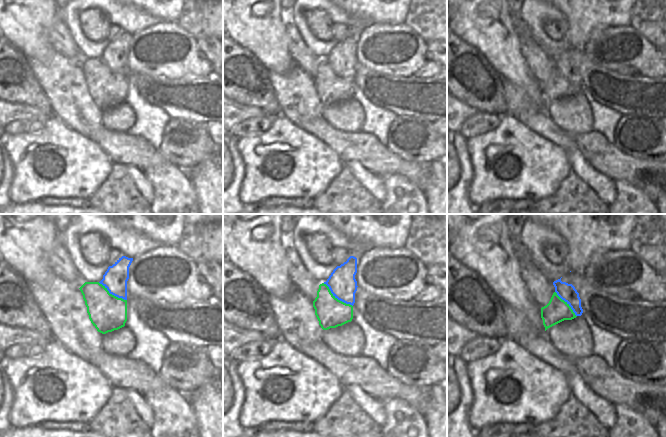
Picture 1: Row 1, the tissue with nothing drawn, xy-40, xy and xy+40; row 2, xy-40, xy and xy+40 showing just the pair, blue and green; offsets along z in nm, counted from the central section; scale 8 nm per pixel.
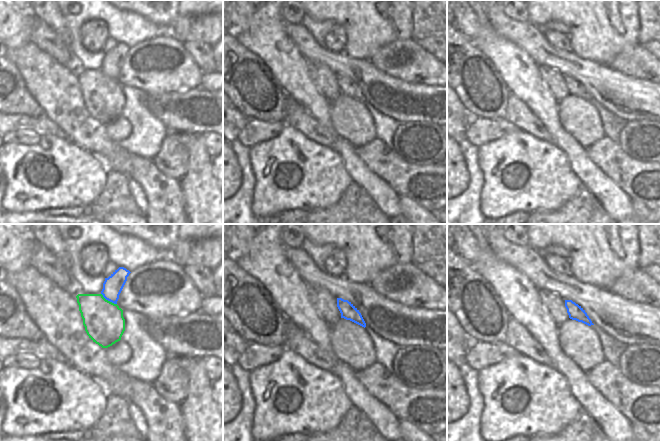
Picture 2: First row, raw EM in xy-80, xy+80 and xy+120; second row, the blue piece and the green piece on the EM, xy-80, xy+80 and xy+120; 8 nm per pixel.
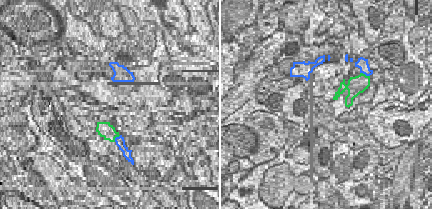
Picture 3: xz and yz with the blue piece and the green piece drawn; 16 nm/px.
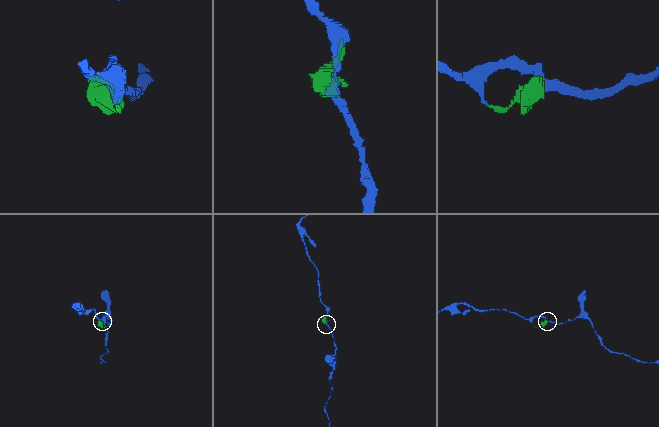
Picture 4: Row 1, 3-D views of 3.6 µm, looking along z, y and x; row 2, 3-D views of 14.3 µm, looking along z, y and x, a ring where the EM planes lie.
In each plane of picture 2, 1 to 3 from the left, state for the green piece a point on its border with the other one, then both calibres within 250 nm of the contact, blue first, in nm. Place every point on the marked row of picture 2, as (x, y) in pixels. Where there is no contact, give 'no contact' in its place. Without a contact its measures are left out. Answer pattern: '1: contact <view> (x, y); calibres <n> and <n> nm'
1: contact xy-80 (108, 300); calibres 160 and 320 nm
2: no contact
3: no contact

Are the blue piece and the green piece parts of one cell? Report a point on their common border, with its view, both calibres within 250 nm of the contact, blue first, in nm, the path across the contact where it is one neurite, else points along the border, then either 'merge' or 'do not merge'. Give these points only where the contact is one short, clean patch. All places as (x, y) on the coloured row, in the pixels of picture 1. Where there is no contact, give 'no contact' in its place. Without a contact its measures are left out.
contact xy (337, 298); calibres 220 and 240 nm; merge

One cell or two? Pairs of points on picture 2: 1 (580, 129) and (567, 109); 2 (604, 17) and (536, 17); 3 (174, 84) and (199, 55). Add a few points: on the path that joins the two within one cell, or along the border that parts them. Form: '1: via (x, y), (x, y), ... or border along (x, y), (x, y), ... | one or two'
1: via (580, 124), (572, 114) | one
2: via (587, 12), (553, 12) | one
3: border along (182, 42), (194, 62), (204, 72) | two

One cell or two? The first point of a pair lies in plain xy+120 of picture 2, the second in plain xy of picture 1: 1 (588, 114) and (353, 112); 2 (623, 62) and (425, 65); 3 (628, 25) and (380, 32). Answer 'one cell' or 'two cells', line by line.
1: one cell
2: one cell
3: two cells

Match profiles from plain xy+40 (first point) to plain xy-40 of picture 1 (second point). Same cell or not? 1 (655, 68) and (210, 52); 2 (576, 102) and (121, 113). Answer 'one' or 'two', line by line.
1: two
2: one

